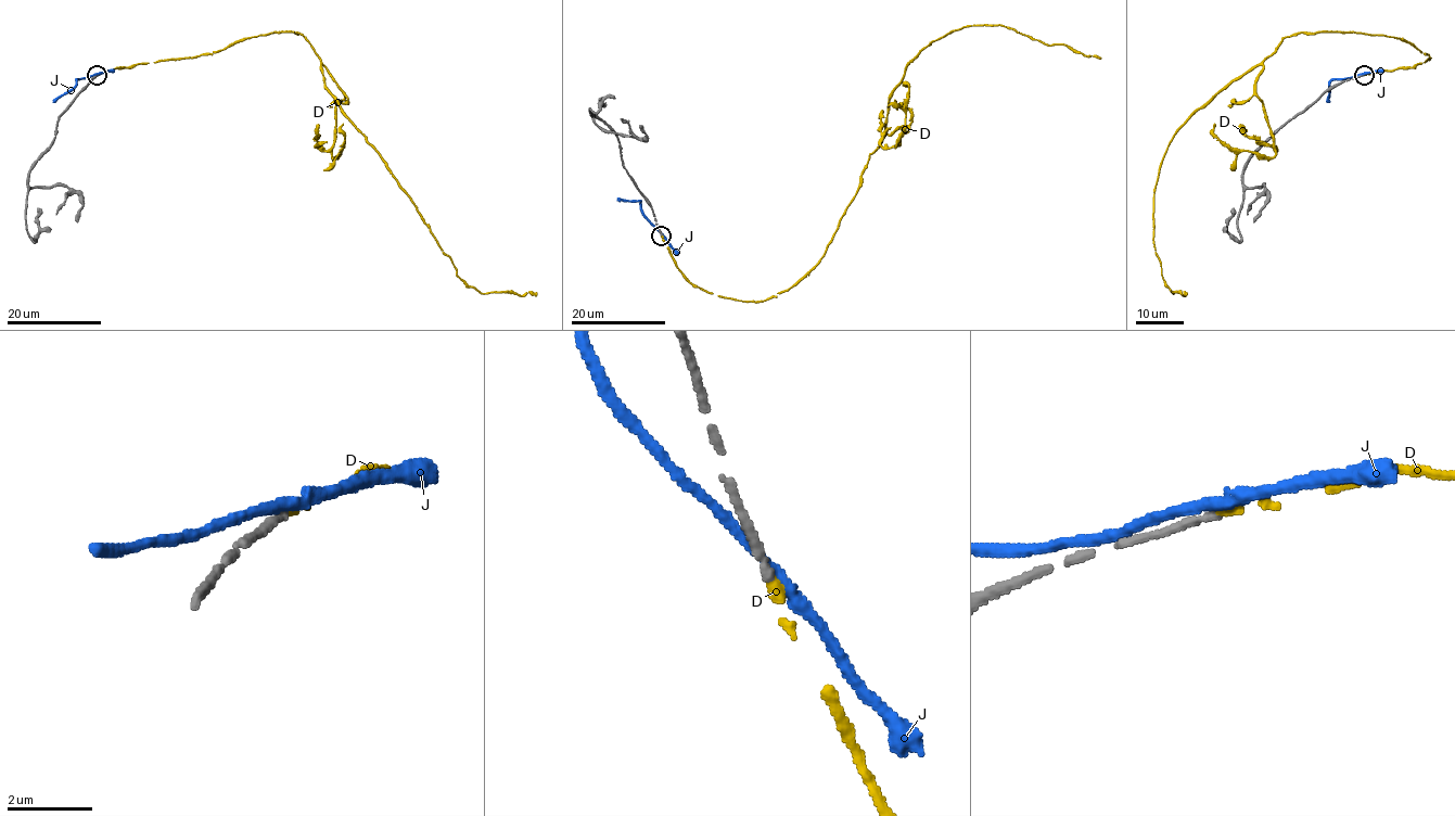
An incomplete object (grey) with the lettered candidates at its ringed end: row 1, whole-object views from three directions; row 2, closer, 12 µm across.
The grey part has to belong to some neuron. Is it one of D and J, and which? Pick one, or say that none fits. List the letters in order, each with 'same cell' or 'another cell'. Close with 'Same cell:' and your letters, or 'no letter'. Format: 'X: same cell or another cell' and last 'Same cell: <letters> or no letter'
D: same cell
J: another cell
Same cell: D

